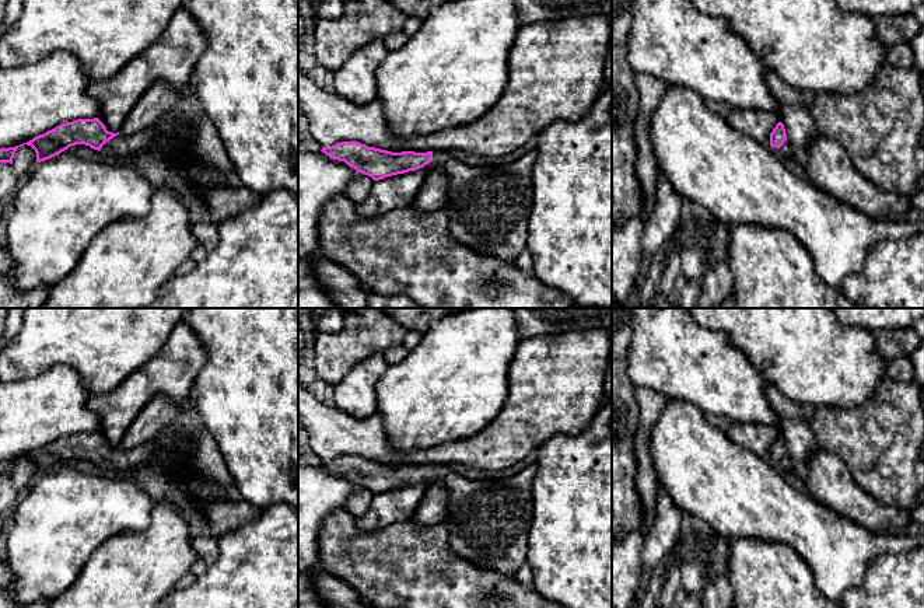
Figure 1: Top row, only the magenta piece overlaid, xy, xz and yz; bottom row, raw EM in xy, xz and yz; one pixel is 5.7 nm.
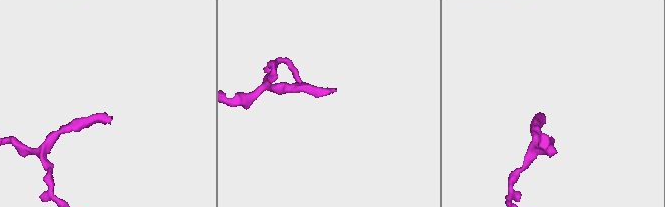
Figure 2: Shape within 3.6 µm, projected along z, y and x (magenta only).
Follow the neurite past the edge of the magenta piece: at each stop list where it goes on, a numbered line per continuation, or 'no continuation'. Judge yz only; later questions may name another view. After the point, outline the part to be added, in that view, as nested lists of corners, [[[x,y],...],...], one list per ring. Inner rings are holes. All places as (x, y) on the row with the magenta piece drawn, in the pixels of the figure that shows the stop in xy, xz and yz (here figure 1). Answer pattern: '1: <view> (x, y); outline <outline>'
1: yz (786, 150); outline [[[788,139],[784,141],[784,144],[778,150],[784,157],[794,160],[794,153],[792,153]]]

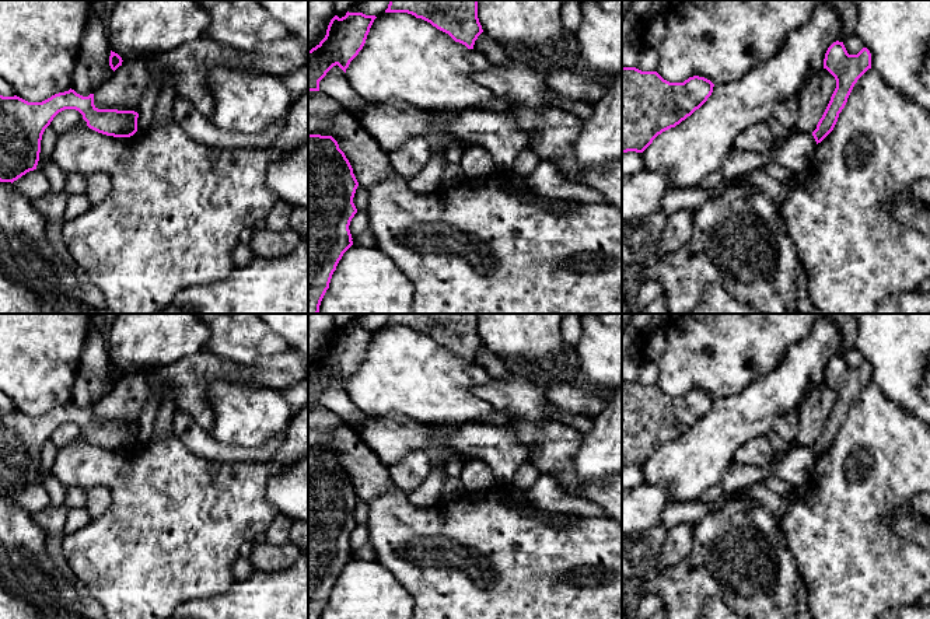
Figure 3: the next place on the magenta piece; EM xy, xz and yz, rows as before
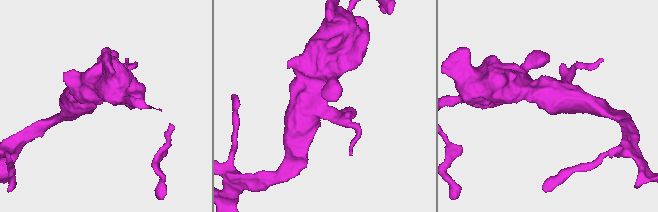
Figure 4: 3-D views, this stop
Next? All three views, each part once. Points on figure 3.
no continuation

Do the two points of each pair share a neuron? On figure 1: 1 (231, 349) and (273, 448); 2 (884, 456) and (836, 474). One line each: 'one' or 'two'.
1: one
2: two

